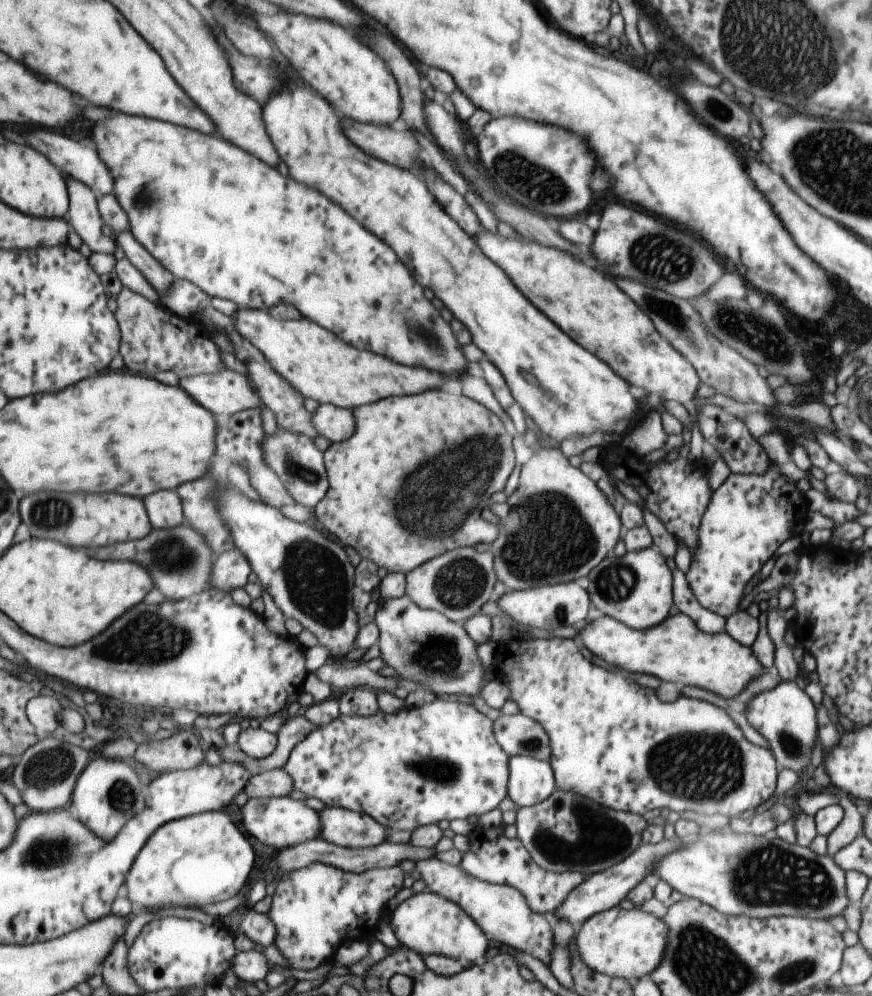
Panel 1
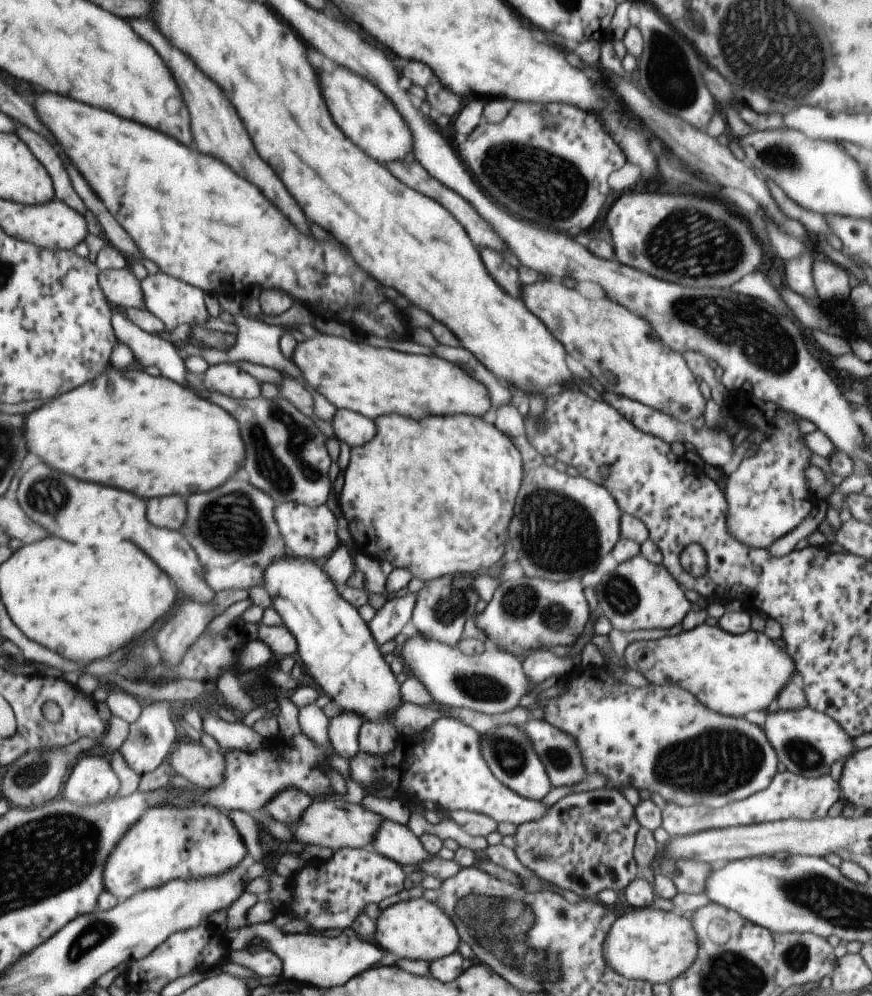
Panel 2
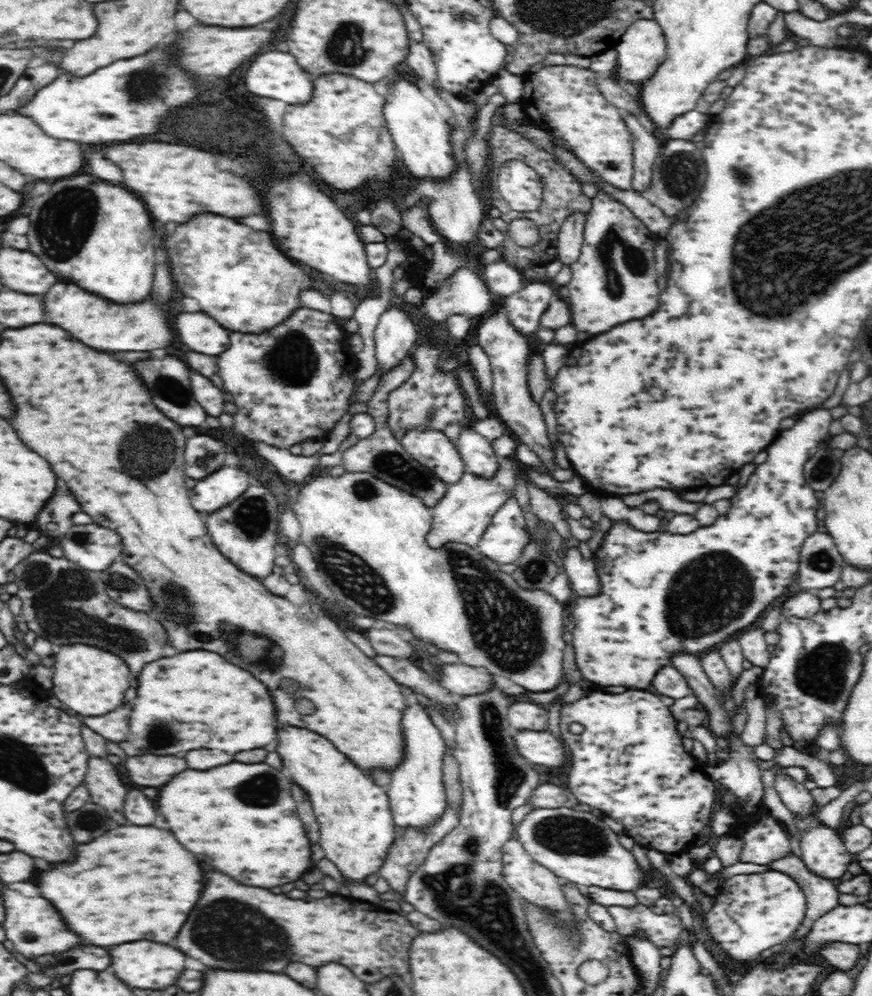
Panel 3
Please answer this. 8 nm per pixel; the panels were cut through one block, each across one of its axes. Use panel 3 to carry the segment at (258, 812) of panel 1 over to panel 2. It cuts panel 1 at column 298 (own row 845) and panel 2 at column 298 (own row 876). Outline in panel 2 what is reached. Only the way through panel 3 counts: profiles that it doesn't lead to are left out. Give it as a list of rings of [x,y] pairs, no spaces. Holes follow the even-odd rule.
[[[325,800],[318,803],[313,802],[302,819],[289,825],[289,829],[293,833],[295,841],[301,841],[307,846],[311,844],[327,846],[336,852],[345,847],[350,849],[369,847],[382,820],[383,818],[378,814],[366,810],[359,803]]]

